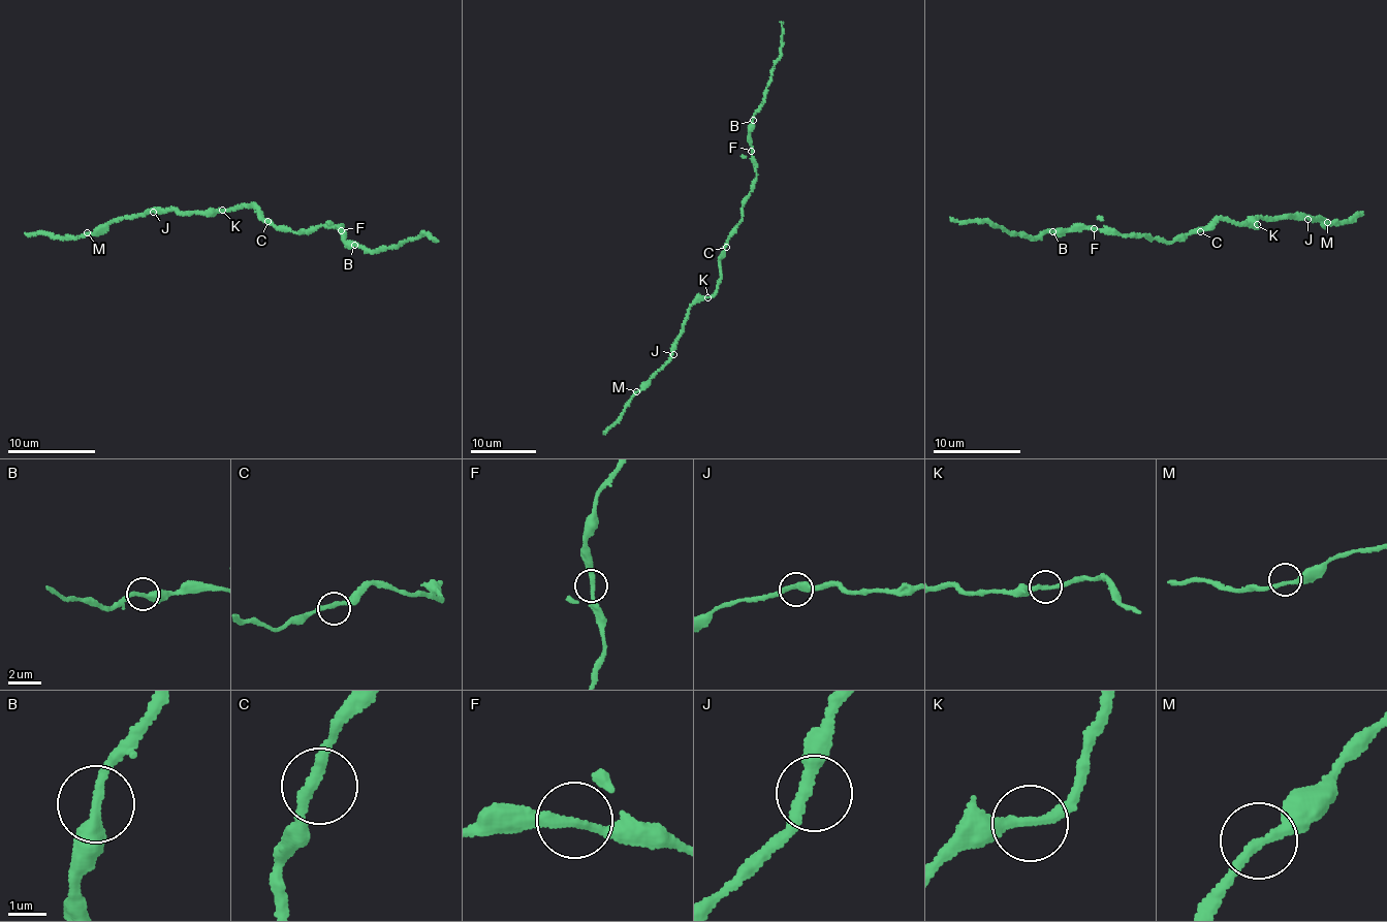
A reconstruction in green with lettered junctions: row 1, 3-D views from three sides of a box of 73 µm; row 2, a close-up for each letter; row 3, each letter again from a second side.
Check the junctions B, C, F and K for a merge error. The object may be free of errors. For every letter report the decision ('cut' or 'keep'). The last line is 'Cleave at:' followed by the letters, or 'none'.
B: keep
C: keep
F: keep
K: keep
Cleave at: none

